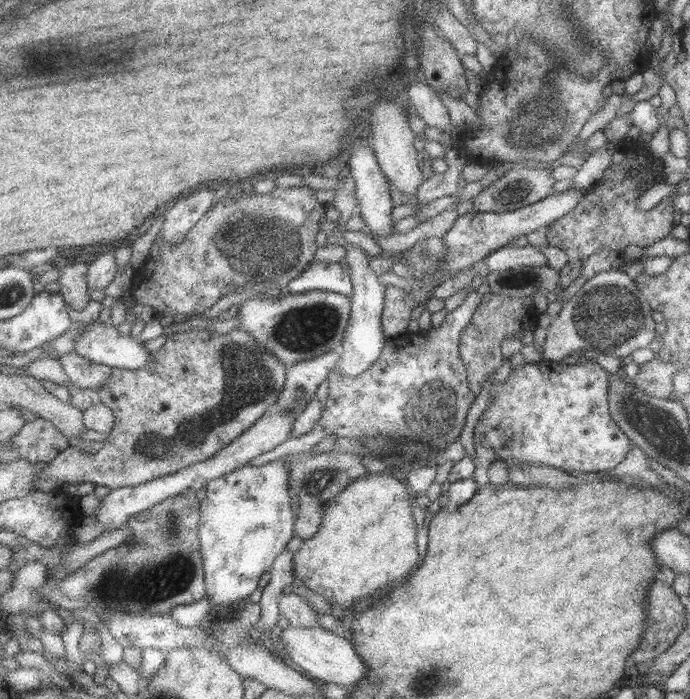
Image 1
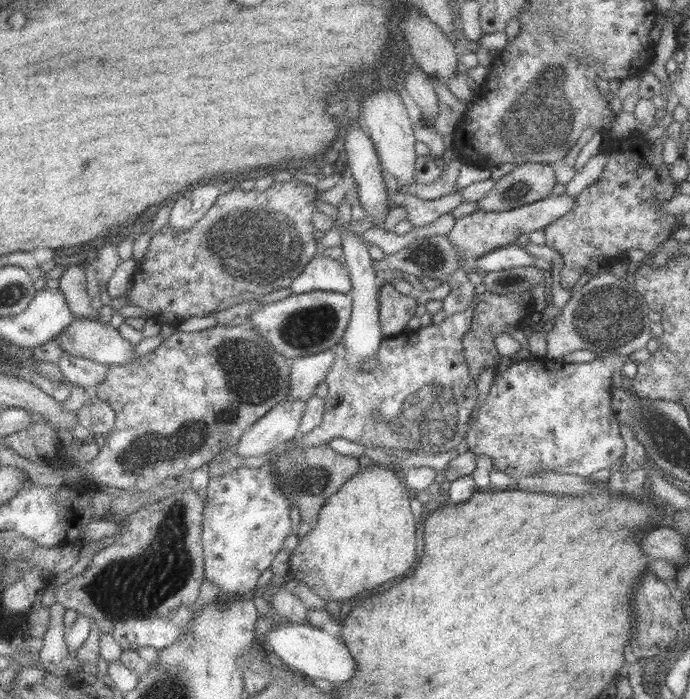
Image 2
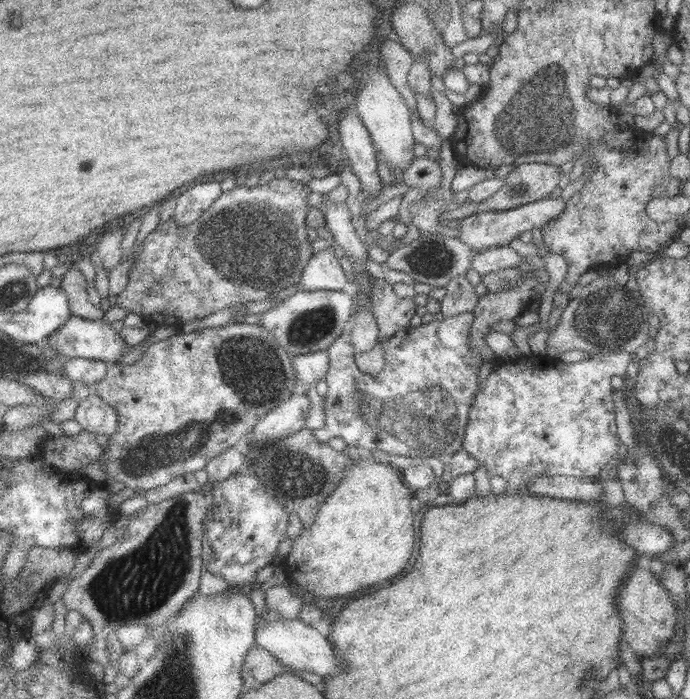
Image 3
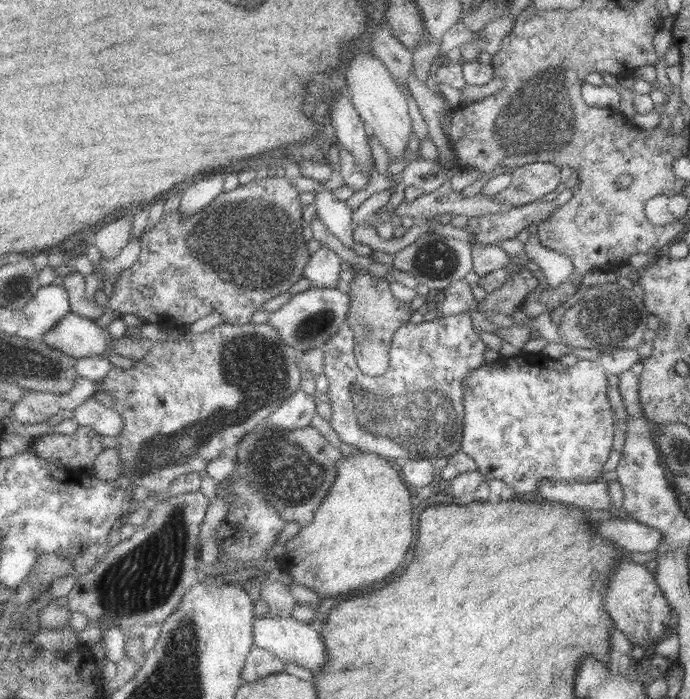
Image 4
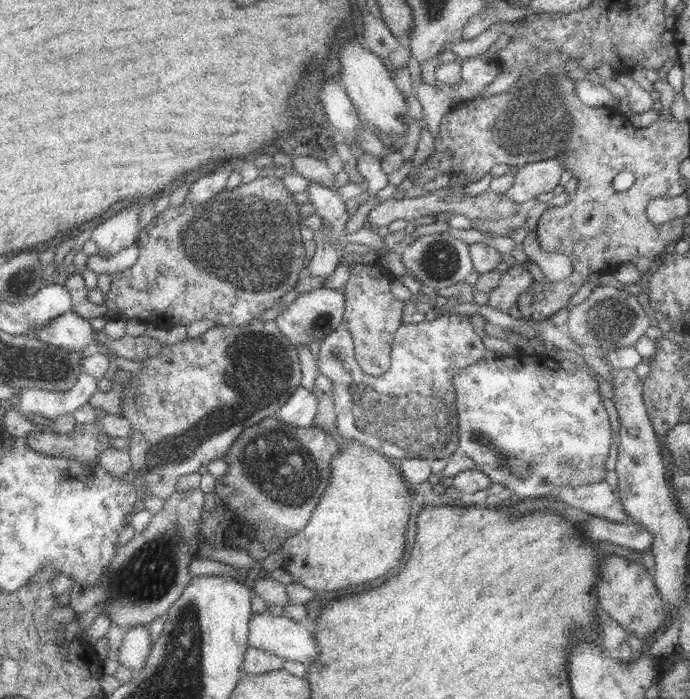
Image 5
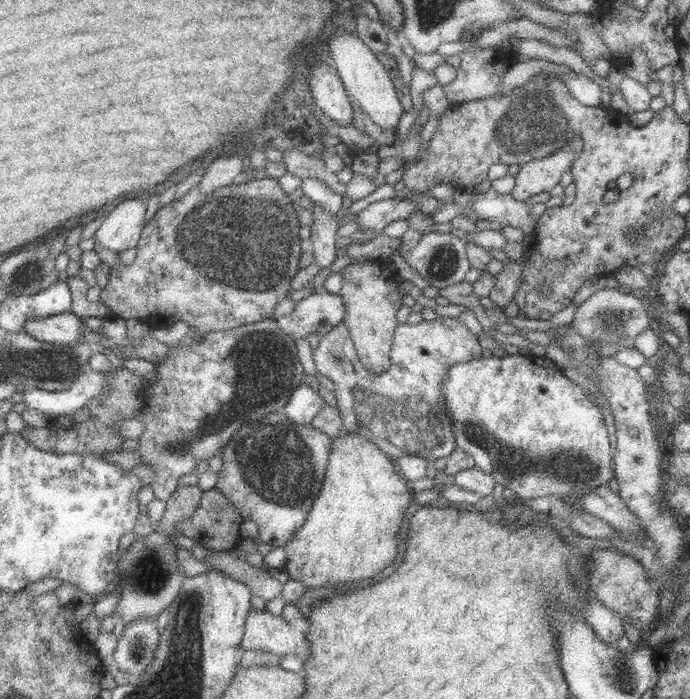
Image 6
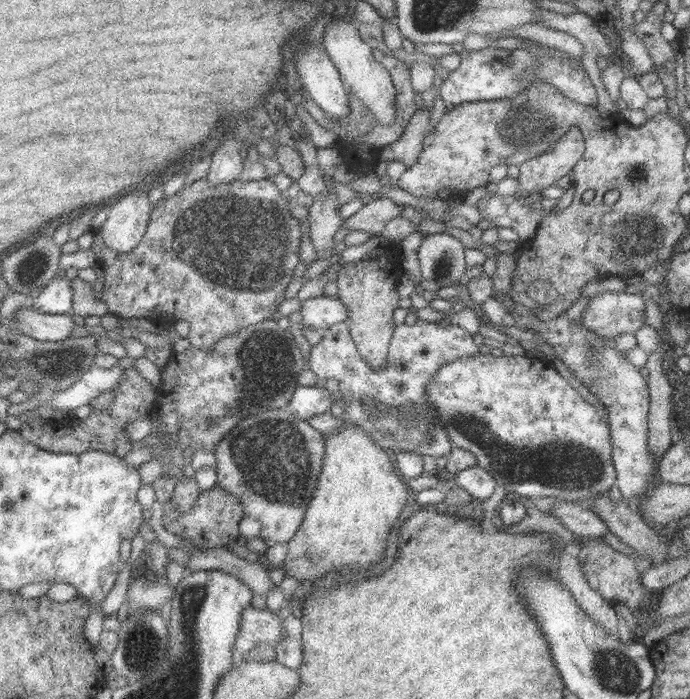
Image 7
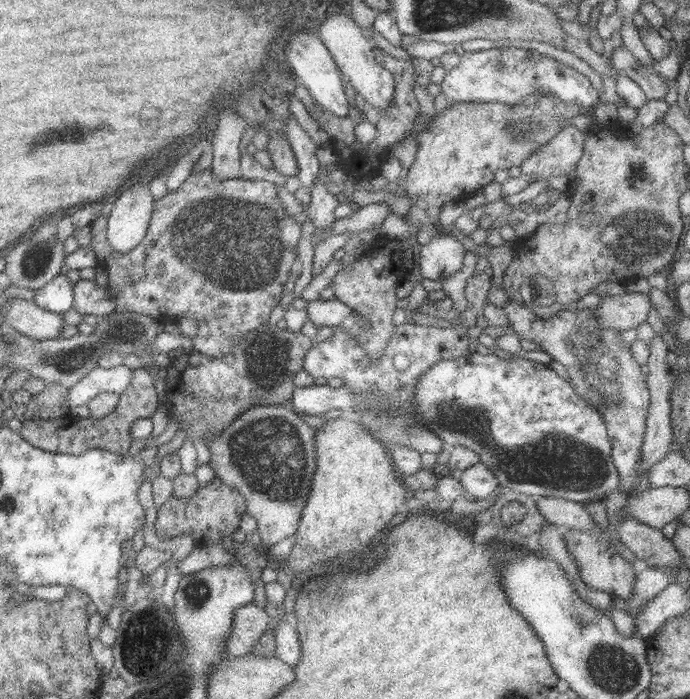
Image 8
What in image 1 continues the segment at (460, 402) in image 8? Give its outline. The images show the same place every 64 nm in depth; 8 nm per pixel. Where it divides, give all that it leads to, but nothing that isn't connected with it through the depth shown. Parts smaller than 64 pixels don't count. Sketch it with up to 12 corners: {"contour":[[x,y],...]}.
{"contour":[[597,361],[514,369],[473,442],[496,460],[612,472],[630,439]]}

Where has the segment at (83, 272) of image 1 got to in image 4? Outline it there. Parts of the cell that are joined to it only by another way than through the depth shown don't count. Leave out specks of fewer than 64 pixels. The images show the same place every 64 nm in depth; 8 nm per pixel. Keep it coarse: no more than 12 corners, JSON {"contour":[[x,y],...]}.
{"contour":[[73,269],[65,278],[73,313],[98,320],[109,307],[88,298],[86,277]]}

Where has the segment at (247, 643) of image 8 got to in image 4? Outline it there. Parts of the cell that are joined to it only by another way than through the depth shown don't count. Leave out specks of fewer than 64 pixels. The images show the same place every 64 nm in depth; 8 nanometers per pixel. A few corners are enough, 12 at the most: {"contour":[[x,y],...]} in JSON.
{"contour":[[256,619],[255,644],[320,672],[328,644],[309,622]]}

